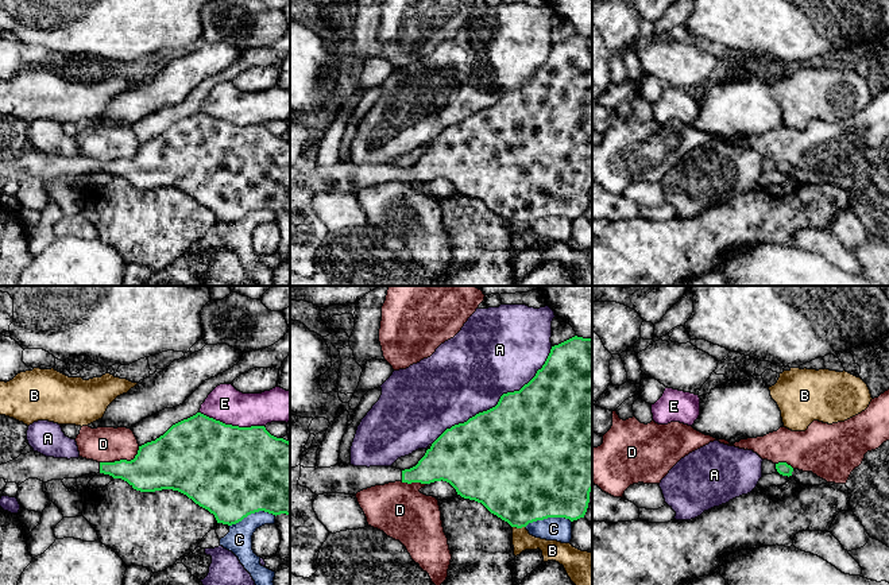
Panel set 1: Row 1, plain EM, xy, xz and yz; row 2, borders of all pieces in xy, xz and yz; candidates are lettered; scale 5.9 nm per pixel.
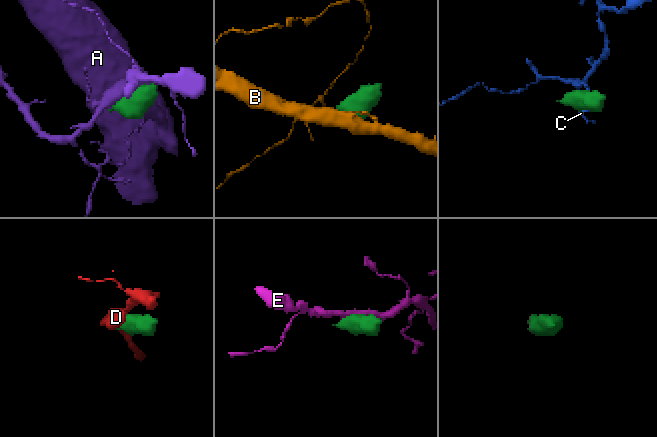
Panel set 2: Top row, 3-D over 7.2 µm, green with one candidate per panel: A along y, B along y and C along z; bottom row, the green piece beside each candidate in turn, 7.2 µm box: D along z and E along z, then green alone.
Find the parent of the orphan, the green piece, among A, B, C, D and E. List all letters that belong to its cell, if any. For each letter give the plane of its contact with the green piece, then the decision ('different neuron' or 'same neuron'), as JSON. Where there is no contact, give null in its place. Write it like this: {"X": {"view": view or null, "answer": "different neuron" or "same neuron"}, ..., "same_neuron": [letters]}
{"A": {"view": "xz", "answer": "different neuron"}, "B": {"view": "xz", "answer": "different neuron"}, "C": {"view": "xy", "answer": "different neuron"}, "D": {"view": "xy", "answer": "different neuron"}, "E": {"view": "xy", "answer": "different neuron"}, "same_neuron": []}

